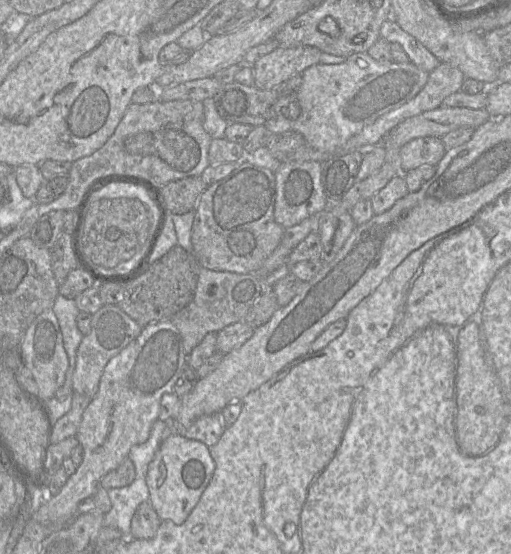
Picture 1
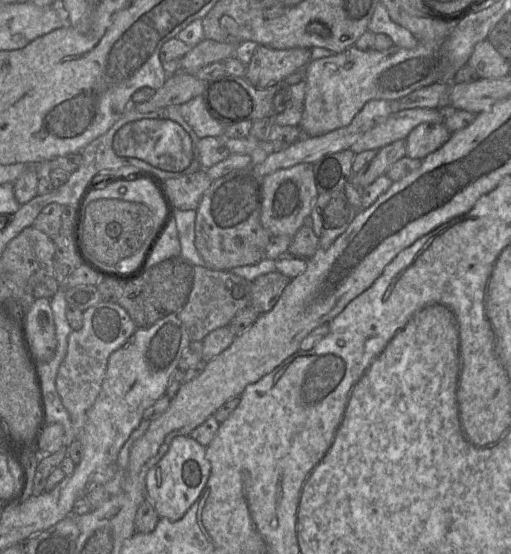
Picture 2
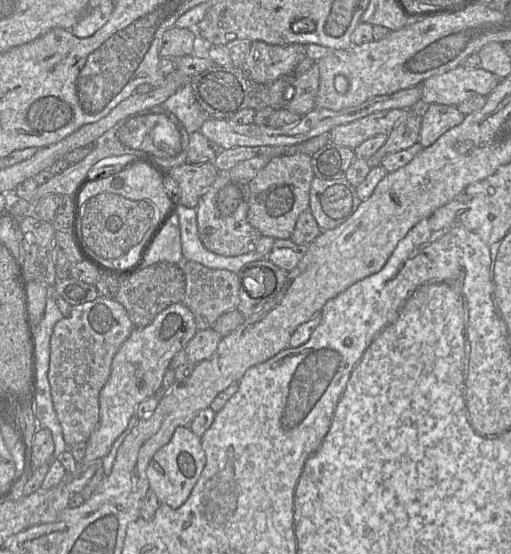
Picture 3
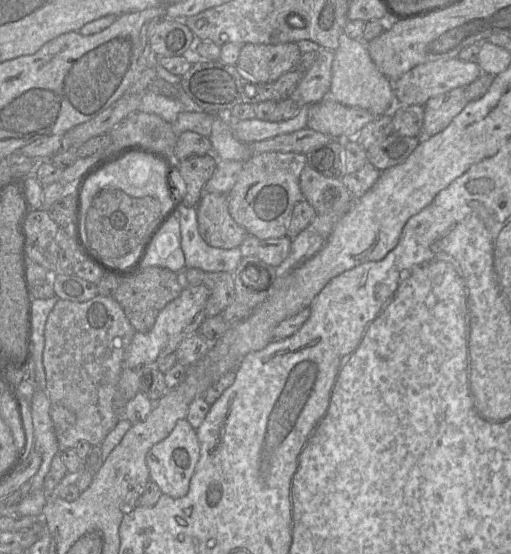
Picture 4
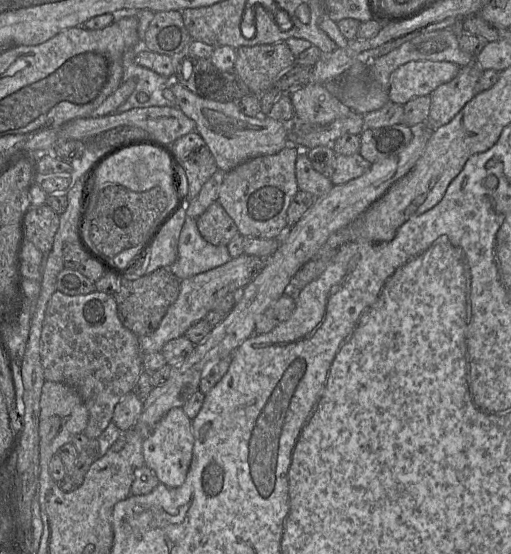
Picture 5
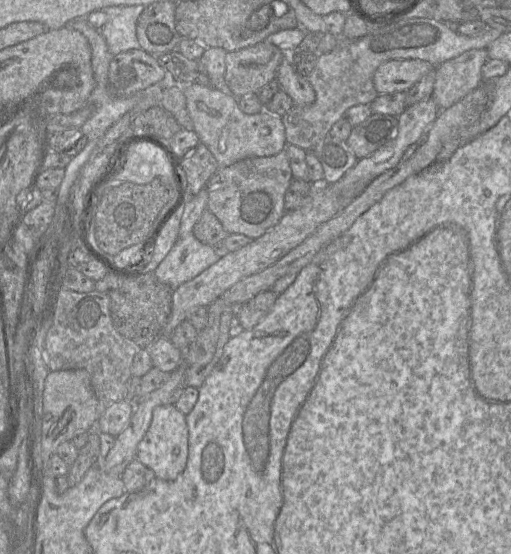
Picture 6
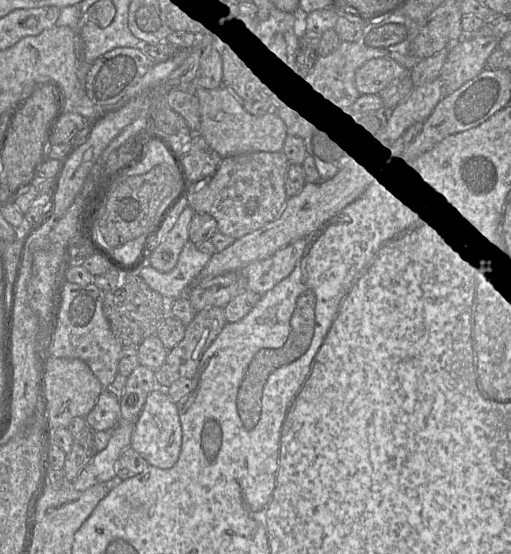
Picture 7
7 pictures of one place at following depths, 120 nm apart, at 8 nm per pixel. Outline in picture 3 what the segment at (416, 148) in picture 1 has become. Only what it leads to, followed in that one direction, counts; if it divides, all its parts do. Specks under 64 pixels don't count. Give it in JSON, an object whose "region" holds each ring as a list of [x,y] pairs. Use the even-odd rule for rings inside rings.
{"region":[[[433,103],[422,111],[419,143],[423,148],[432,145],[441,135],[459,125],[464,115],[456,106]]]}

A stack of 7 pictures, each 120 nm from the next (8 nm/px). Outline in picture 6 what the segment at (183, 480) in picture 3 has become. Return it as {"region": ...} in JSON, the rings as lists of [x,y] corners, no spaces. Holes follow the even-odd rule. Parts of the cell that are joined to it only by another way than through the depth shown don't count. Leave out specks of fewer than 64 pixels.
{"region":[[[174,404],[154,408],[150,427],[137,447],[136,459],[151,469],[156,479],[174,481],[188,461],[188,427],[186,416]]]}

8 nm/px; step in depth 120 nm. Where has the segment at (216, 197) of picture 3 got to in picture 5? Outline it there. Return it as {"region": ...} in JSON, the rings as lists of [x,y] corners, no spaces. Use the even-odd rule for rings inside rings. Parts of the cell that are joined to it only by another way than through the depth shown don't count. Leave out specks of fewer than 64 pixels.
{"region":[[[217,201],[197,218],[197,228],[201,236],[213,245],[227,245],[239,235],[235,222]]]}

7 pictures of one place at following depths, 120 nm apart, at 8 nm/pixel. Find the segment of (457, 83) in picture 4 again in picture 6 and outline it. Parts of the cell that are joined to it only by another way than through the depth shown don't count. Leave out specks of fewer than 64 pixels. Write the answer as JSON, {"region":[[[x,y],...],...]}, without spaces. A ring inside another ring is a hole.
{"region":[[[397,59],[382,63],[375,71],[373,83],[378,95],[407,92],[436,67],[419,59]]]}

